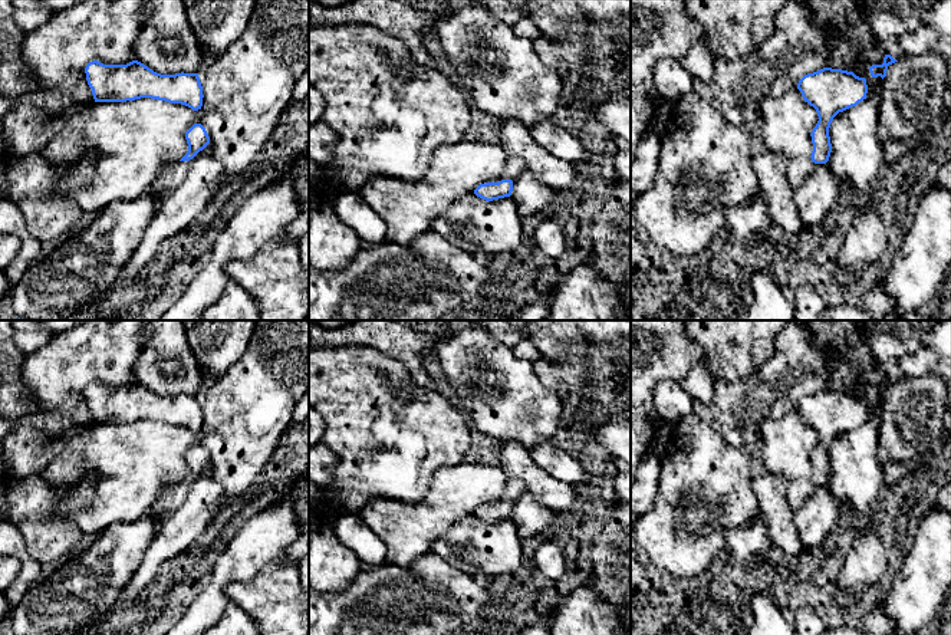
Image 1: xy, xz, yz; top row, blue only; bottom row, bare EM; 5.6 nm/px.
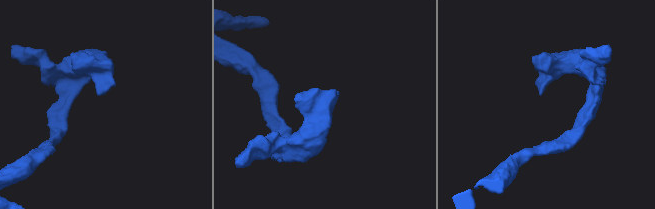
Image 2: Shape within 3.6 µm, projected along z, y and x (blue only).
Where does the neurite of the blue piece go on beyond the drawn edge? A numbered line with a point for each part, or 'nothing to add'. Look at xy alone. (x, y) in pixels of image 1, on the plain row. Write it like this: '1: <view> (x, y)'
1: xy (173, 497)

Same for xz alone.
1: xz (516, 489)

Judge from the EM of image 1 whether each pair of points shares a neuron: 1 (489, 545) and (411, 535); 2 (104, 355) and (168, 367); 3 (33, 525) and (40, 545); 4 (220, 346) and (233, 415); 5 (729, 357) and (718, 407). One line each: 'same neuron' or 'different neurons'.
1: different neurons
2: different neurons
3: same neuron
4: different neurons
5: different neurons

